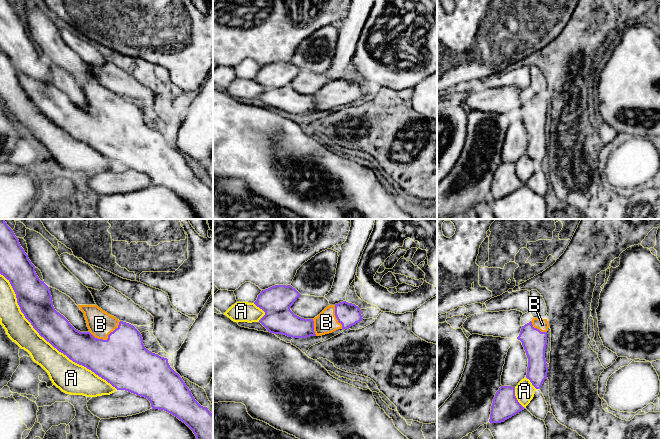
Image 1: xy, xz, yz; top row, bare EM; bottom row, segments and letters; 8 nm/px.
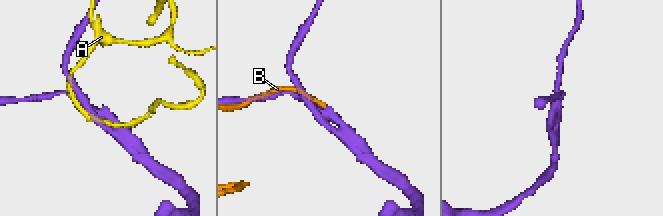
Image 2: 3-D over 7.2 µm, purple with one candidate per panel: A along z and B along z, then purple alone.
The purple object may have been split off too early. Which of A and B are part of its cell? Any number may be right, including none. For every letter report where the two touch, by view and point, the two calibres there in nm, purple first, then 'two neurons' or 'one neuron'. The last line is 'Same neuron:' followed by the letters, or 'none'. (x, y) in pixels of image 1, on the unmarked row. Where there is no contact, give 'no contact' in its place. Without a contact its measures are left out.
A: xy (48, 117) | 240/220 nm | two neurons
B: xy (107, 115) | 420/200 nm | one neuron
Same neuron: B

